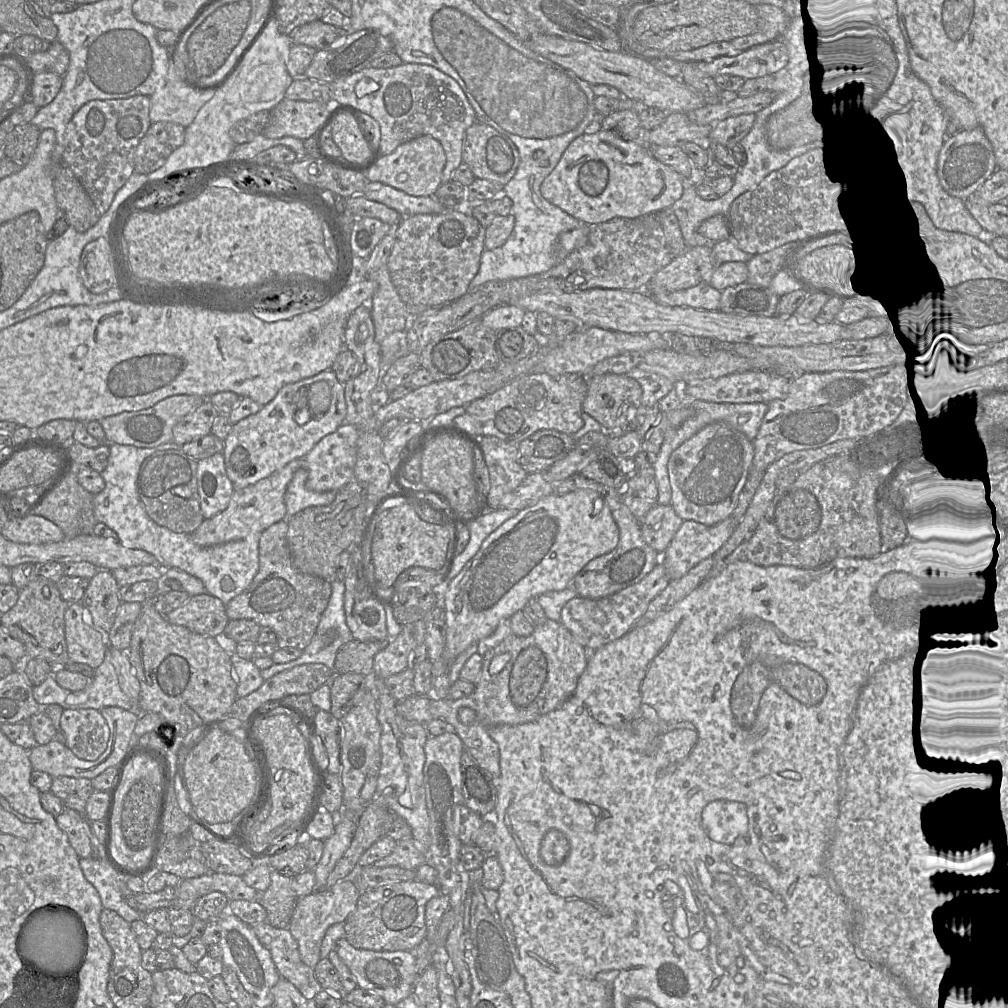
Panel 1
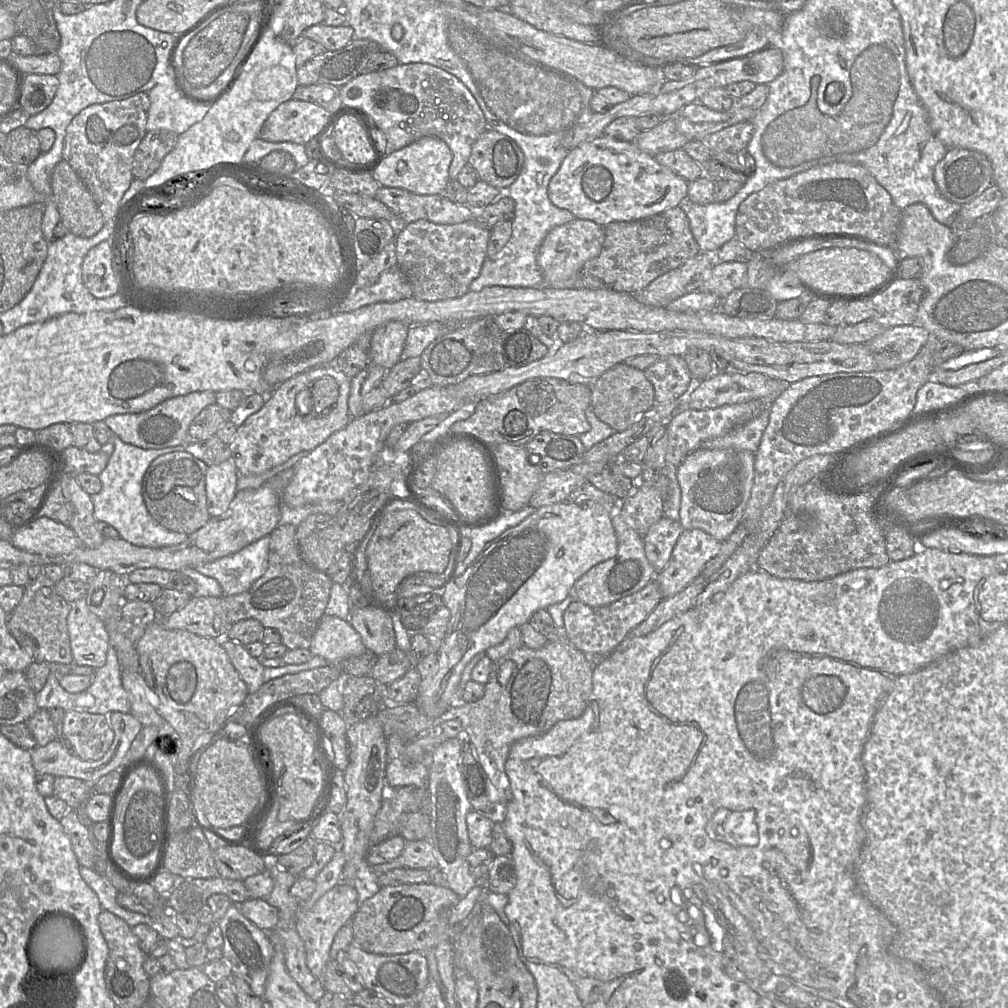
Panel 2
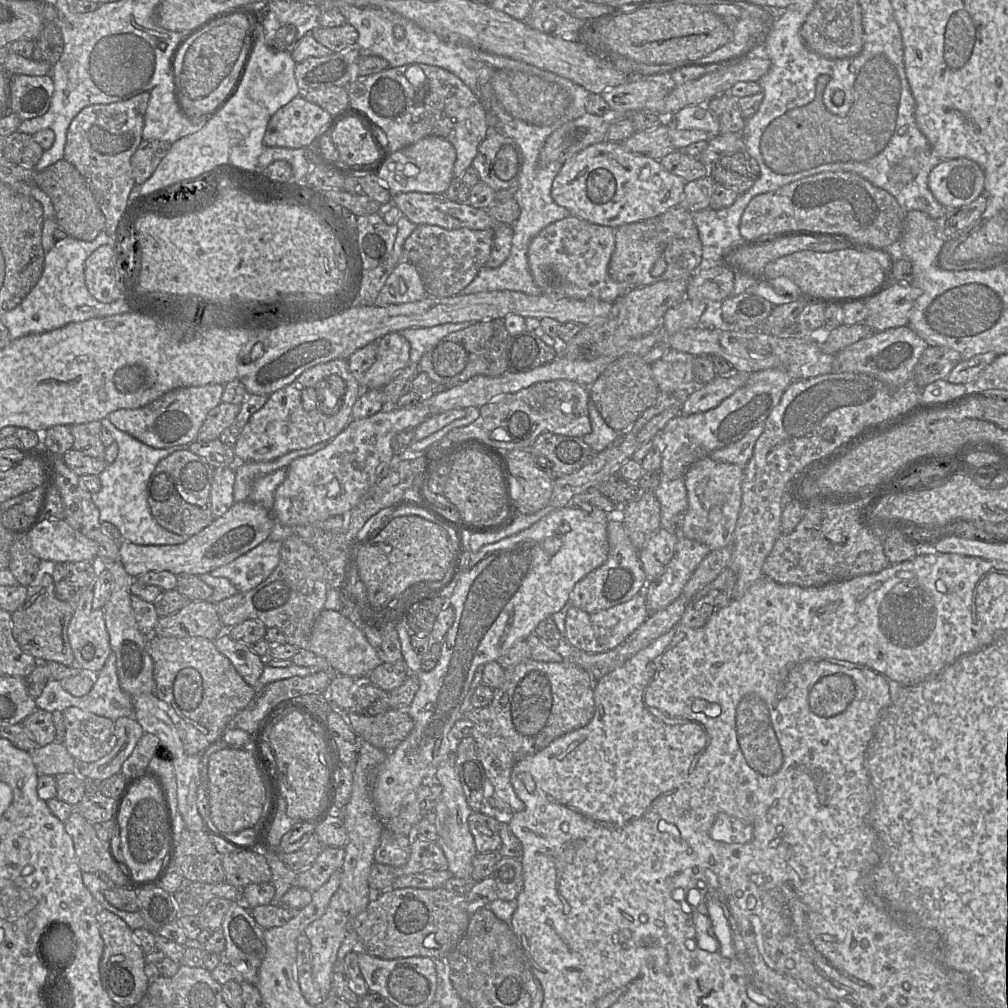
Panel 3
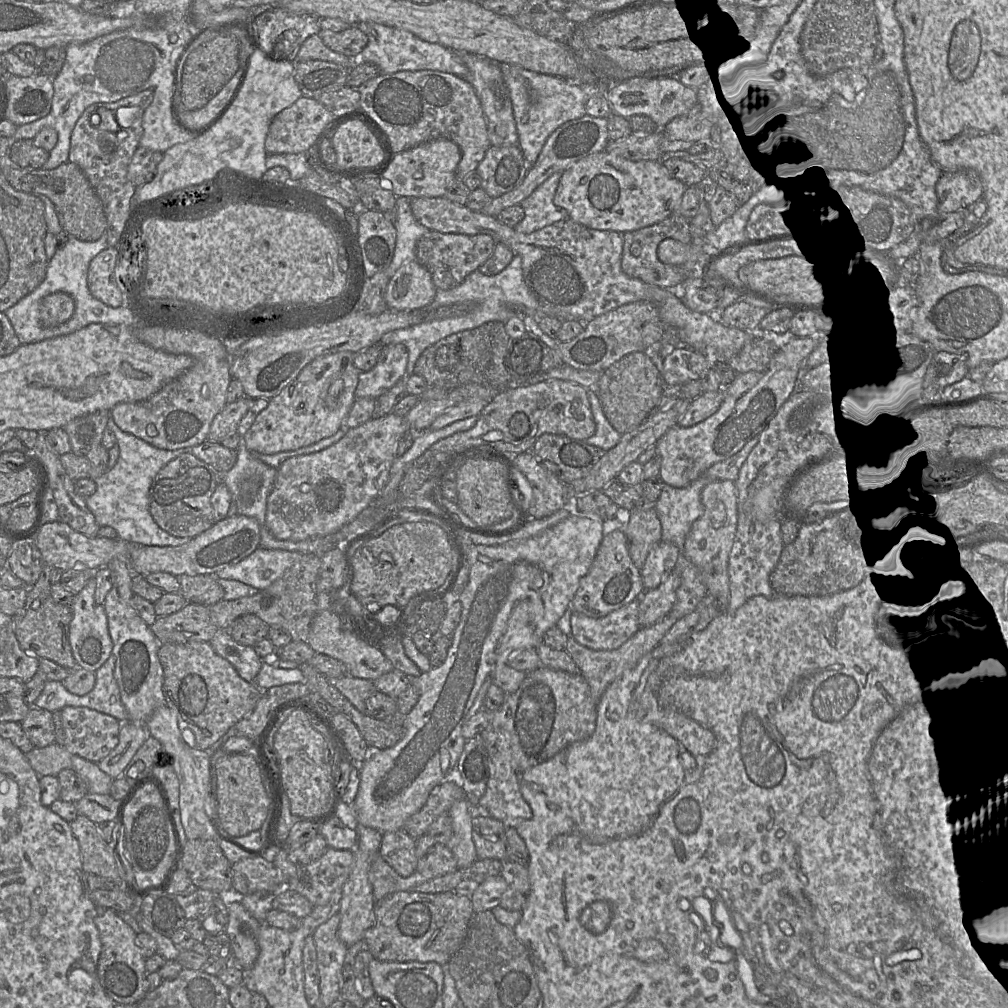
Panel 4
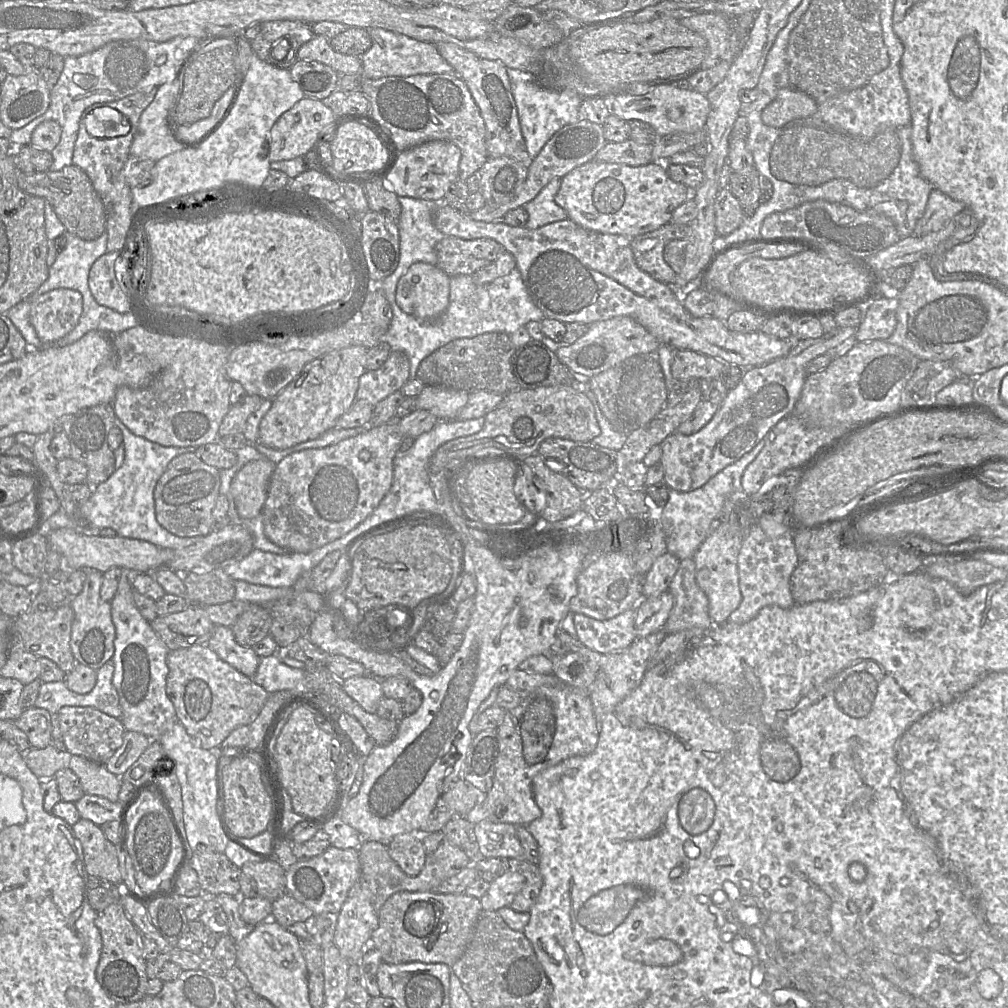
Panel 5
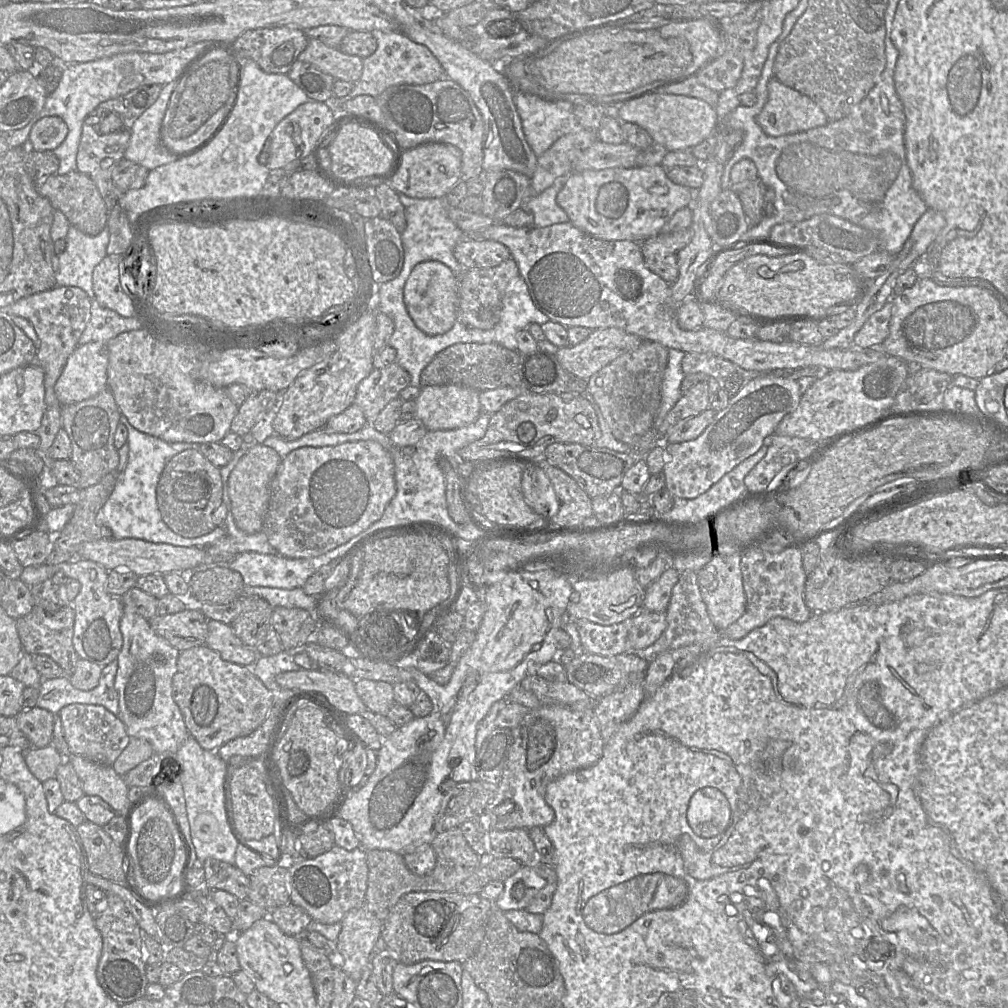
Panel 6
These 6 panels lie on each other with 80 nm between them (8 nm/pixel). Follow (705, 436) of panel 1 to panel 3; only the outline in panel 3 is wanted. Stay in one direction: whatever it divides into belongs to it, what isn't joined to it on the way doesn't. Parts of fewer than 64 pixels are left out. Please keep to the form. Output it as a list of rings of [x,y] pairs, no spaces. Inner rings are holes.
[[[704,457],[684,475],[688,507],[680,519],[680,535],[705,544],[711,551],[732,544],[742,505],[744,468]]]

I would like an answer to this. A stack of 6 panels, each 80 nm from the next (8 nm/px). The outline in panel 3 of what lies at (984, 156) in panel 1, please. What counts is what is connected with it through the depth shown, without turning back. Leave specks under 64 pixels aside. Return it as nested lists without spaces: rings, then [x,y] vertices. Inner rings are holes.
[[[958,158],[941,161],[930,172],[928,186],[947,209],[960,208],[984,193],[985,175],[974,161]]]

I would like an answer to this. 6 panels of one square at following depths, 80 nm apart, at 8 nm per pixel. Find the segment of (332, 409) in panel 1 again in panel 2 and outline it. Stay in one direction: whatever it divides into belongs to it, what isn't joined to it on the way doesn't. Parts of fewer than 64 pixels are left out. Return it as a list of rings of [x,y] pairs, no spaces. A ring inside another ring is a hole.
[[[328,364],[325,366],[311,368],[290,378],[289,380],[286,380],[276,388],[273,388],[273,390],[267,395],[264,406],[256,413],[250,415],[244,421],[244,423],[237,428],[232,441],[228,444],[231,452],[230,458],[238,471],[238,476],[262,474],[278,465],[283,464],[290,457],[300,453],[301,451],[313,450],[326,441],[333,433],[345,428],[352,419],[348,407],[350,385],[350,378],[348,378],[342,371],[335,367],[334,364]],[[323,377],[331,377],[338,384],[339,396],[336,404],[332,407],[332,410],[329,412],[329,414],[326,414],[325,416],[318,416],[318,414],[314,411],[314,406],[313,411],[309,415],[300,415],[297,412],[295,404],[297,394],[306,388],[311,388],[312,390],[314,383]]]

